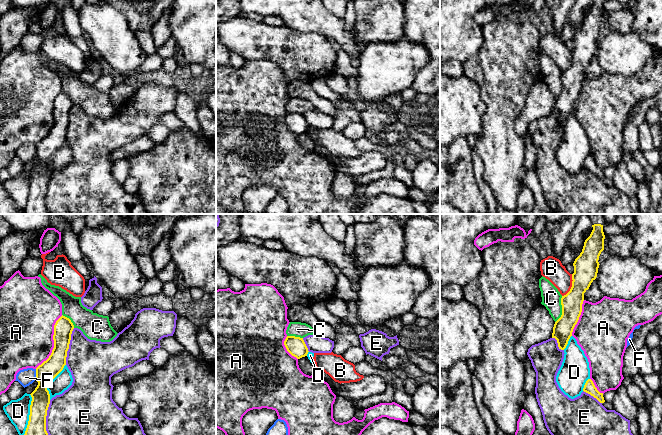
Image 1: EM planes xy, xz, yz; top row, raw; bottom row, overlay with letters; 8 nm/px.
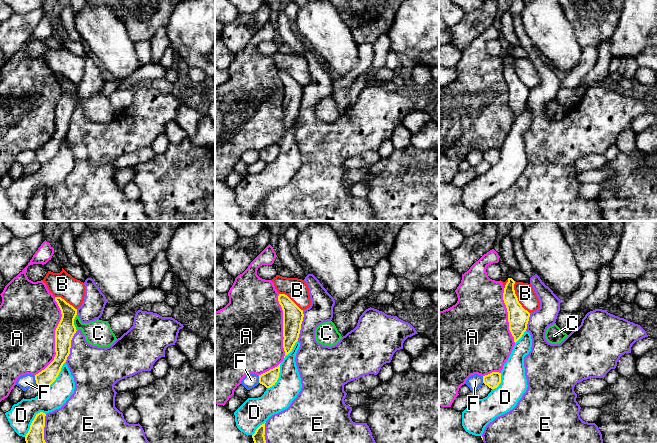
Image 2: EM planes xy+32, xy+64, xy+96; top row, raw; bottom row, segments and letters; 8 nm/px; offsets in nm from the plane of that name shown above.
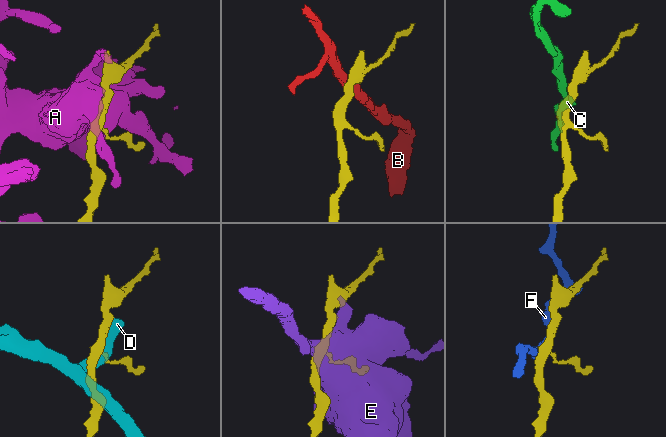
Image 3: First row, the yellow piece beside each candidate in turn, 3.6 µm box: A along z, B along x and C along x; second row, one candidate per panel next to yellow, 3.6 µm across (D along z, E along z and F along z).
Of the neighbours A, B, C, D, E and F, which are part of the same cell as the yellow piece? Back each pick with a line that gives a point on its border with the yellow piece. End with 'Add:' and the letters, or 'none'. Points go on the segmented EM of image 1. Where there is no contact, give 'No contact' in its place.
Add: none

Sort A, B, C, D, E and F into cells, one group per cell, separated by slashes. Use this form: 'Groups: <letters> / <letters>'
Groups: A / B / C / D / E / F

